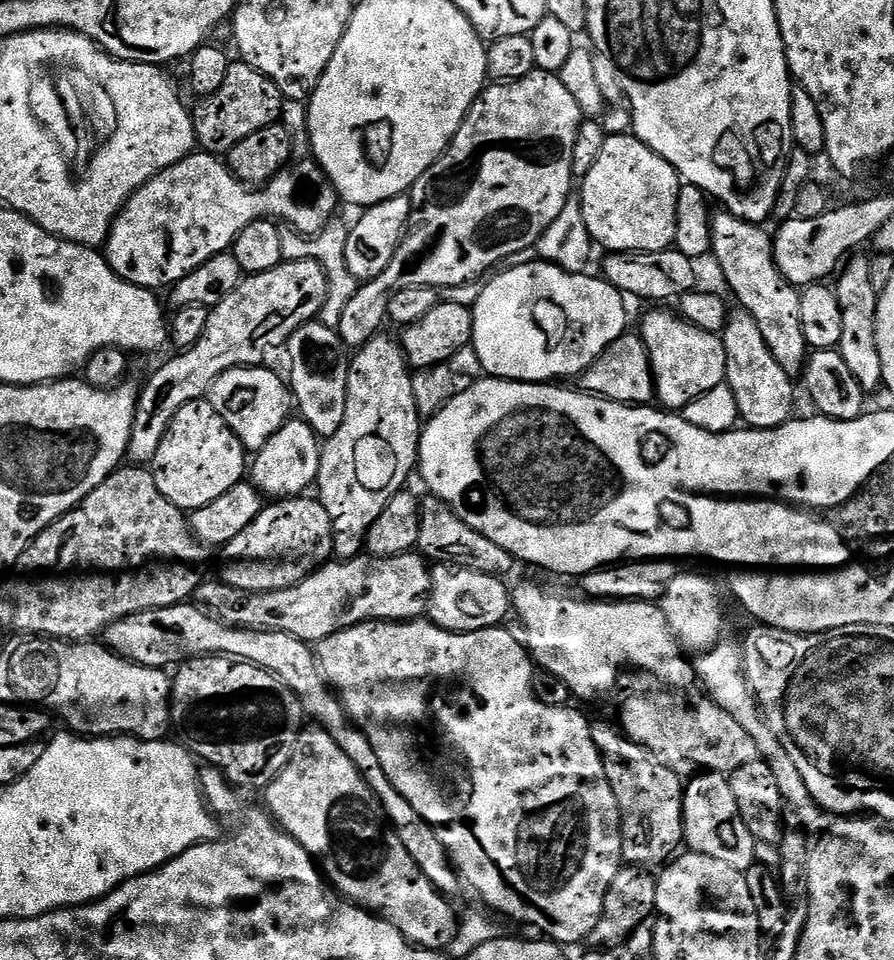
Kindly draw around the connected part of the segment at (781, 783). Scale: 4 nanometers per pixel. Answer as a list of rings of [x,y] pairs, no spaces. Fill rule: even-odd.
[[[687,574],[676,576],[674,582],[670,582],[670,590],[666,590],[664,599],[659,601],[658,607],[664,611],[666,622],[670,626],[672,633],[676,635],[676,639],[689,653],[704,652],[700,657],[695,657],[694,660],[699,683],[701,685],[704,683],[709,692],[707,692],[707,695],[712,703],[717,704],[722,710],[726,710],[726,714],[730,714],[734,718],[734,722],[738,722],[738,726],[742,726],[742,730],[746,730],[746,734],[750,734],[750,738],[754,738],[754,746],[759,757],[767,760],[770,770],[774,770],[774,778],[778,781],[778,790],[782,794],[785,805],[790,809],[791,815],[792,812],[796,815],[797,822],[801,824],[797,825],[808,834],[813,834],[812,832],[816,832],[815,834],[827,833],[834,823],[833,813],[827,812],[825,808],[814,802],[810,790],[806,790],[806,782],[802,782],[802,774],[798,774],[798,766],[794,766],[794,762],[790,759],[790,754],[786,754],[782,742],[778,742],[774,730],[770,730],[770,726],[765,722],[763,714],[760,713],[760,704],[756,701],[756,696],[748,685],[748,679],[744,676],[744,658],[741,645],[739,643],[720,644],[713,652],[708,652],[724,636],[724,608],[716,601],[716,592],[712,589],[711,582],[704,576],[687,576]]]

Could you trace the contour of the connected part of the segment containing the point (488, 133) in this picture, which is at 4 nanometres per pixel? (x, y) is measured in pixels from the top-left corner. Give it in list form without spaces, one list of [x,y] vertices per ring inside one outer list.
[[[537,70],[521,80],[496,82],[485,87],[474,102],[472,109],[469,110],[468,117],[462,122],[458,134],[454,134],[450,146],[436,159],[434,166],[430,166],[430,170],[426,170],[426,174],[422,174],[422,178],[418,178],[416,185],[410,189],[412,216],[409,220],[409,229],[404,233],[404,238],[400,241],[394,258],[390,258],[390,266],[386,266],[386,270],[382,270],[382,274],[378,274],[374,279],[363,281],[357,287],[354,298],[350,298],[350,302],[346,302],[346,310],[342,310],[342,318],[335,328],[336,333],[342,338],[344,347],[349,350],[359,350],[362,346],[366,346],[366,342],[370,342],[378,335],[383,329],[380,327],[388,320],[390,298],[398,290],[406,290],[410,286],[430,286],[437,290],[456,288],[459,284],[468,284],[471,280],[478,279],[483,272],[491,273],[493,271],[491,268],[495,264],[503,265],[505,263],[503,260],[507,256],[516,256],[519,252],[526,251],[527,248],[528,251],[535,249],[536,243],[540,241],[540,236],[550,226],[550,222],[554,222],[554,218],[558,218],[558,214],[562,214],[562,206],[566,206],[569,196],[573,195],[572,159],[574,158],[574,142],[578,138],[581,123],[582,117],[578,102],[574,102],[570,90],[566,90],[566,86],[562,86],[559,75]]]

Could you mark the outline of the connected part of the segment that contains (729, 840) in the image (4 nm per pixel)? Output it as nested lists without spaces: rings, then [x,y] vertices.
[[[701,772],[687,781],[684,789],[684,839],[687,847],[746,873],[752,864],[757,863],[758,845],[739,815],[738,802],[734,802],[734,790],[730,790],[727,775]]]

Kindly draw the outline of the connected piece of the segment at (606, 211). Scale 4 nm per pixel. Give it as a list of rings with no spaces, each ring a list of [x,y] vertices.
[[[635,134],[605,135],[602,154],[598,154],[594,166],[590,166],[590,174],[586,174],[578,184],[586,230],[590,230],[593,241],[608,252],[669,251],[676,242],[676,211],[681,183],[674,166],[654,154],[654,150],[650,150],[650,146],[643,144]]]

